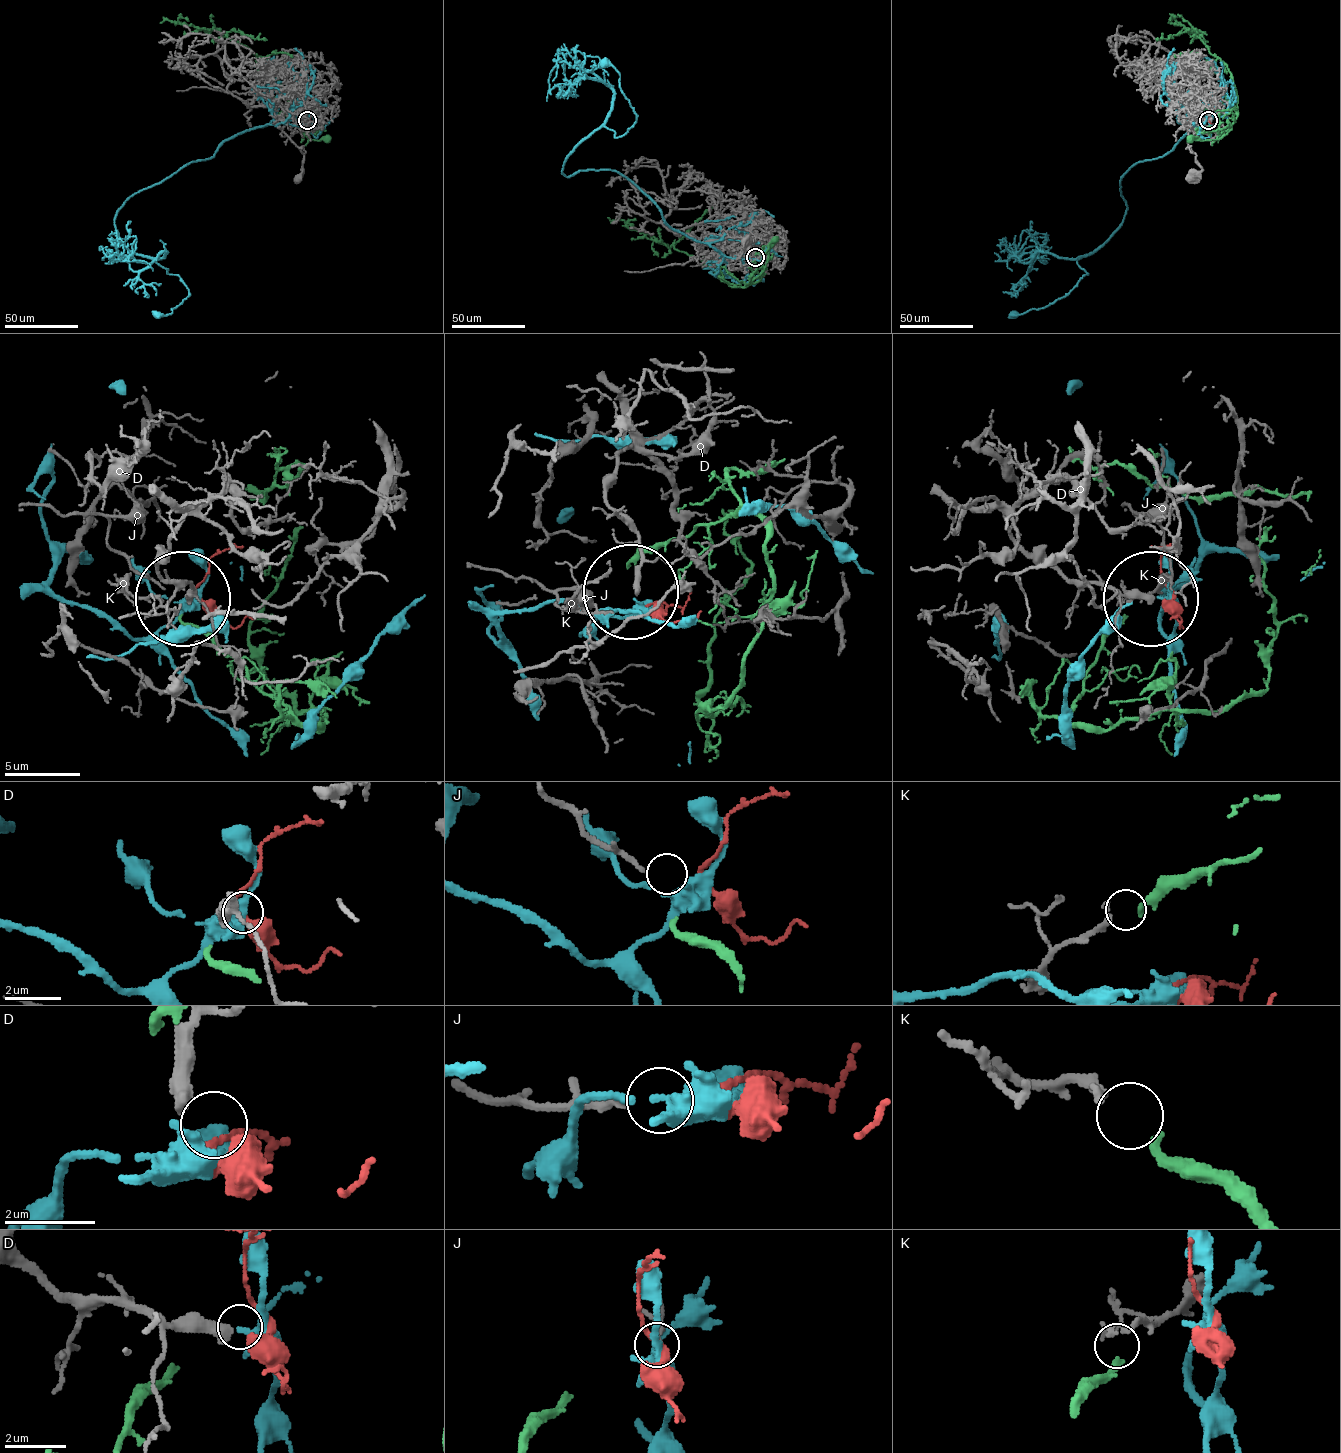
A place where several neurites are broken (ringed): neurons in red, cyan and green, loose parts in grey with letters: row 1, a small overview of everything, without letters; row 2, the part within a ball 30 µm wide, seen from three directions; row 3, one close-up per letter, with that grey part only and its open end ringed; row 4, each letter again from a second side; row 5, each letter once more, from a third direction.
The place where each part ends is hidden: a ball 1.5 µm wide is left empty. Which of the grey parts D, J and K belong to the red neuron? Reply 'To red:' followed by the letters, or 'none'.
To red: J

